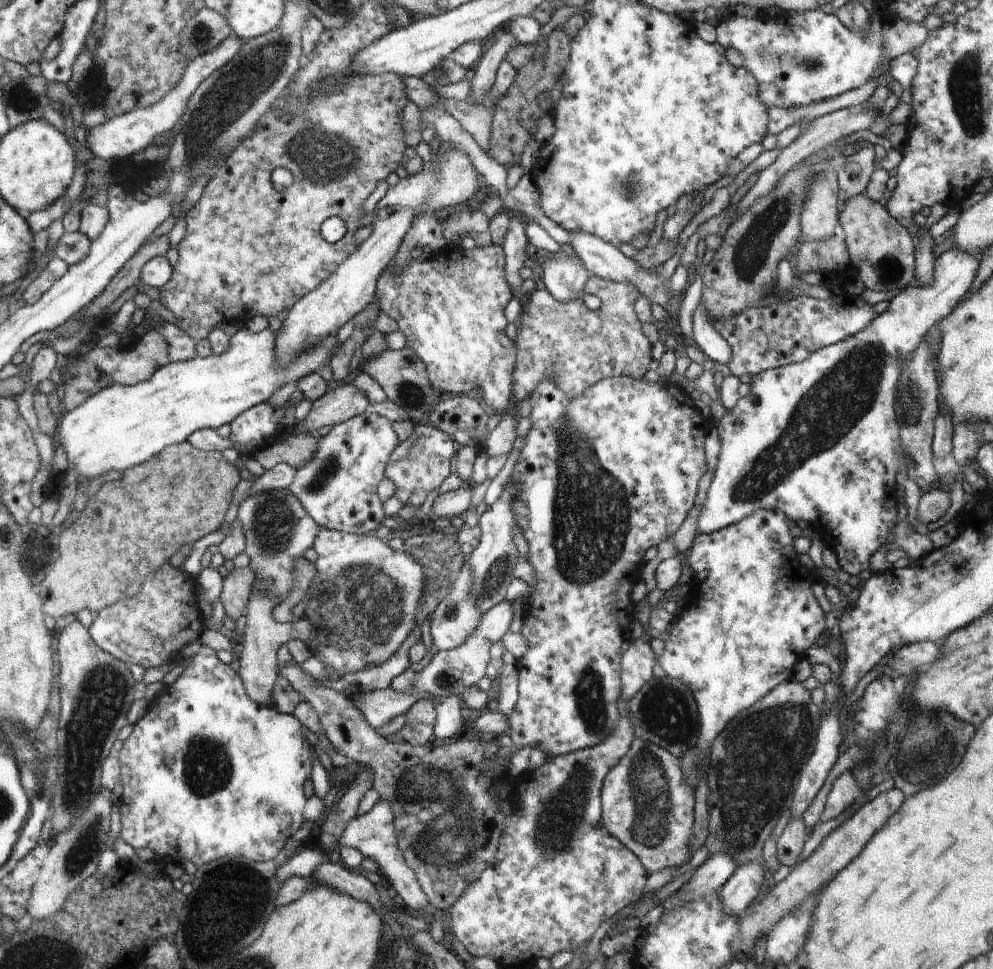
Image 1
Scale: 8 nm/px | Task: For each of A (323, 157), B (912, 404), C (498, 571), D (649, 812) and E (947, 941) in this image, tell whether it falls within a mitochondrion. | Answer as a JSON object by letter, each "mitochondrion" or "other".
{"A":"mitochondrion","B":"mitochondrion","C":"mitochondrion","D":"mitochondrion","E":"other"}

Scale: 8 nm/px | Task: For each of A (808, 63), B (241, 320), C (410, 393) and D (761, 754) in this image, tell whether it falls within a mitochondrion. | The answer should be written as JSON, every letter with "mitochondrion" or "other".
{"A":"mitochondrion","B":"other","C":"mitochondrion","D":"mitochondrion"}

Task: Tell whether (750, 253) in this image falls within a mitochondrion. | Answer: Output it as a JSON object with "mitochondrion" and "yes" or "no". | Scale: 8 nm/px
{"mitochondrion":"yes"}

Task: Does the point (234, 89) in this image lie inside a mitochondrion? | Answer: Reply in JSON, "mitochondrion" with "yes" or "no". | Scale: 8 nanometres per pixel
{"mitochondrion":"yes"}

